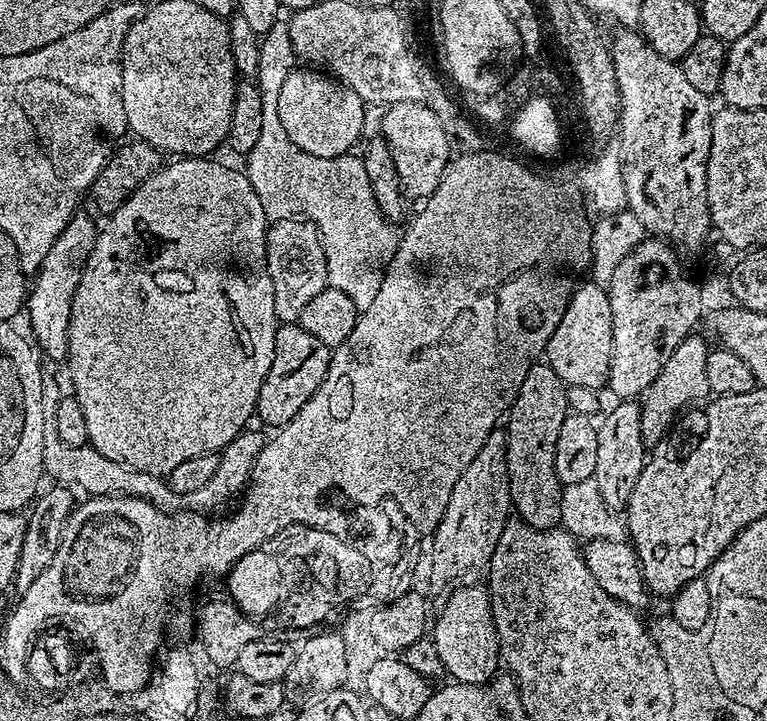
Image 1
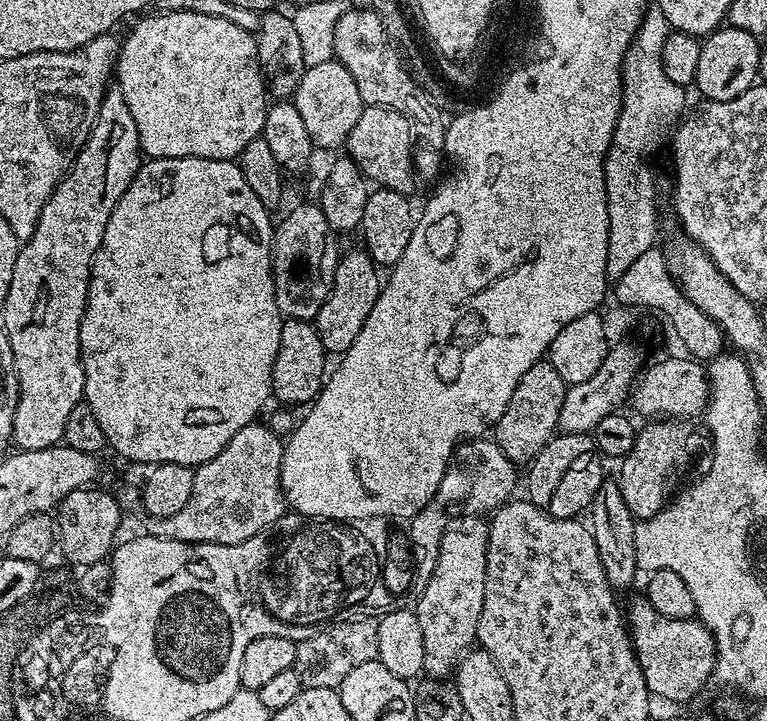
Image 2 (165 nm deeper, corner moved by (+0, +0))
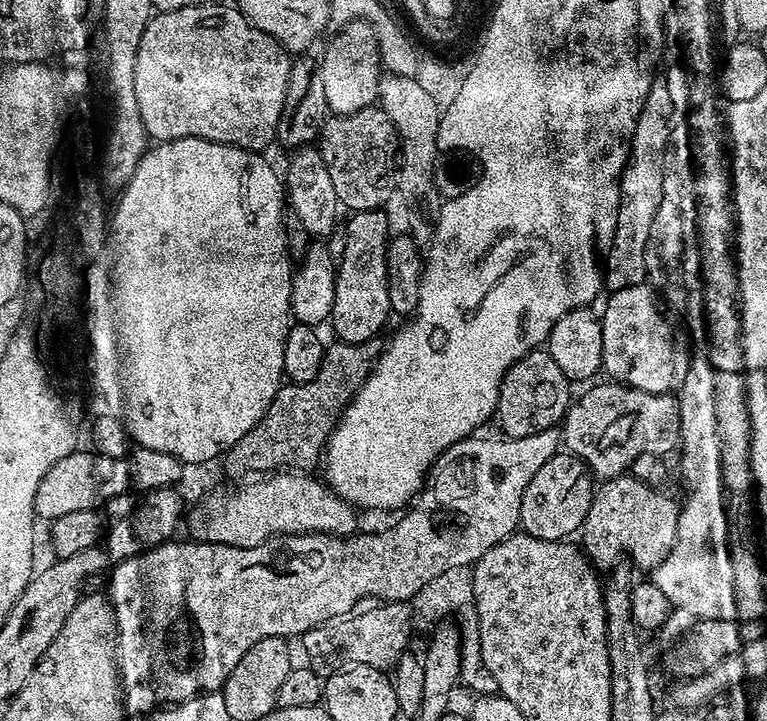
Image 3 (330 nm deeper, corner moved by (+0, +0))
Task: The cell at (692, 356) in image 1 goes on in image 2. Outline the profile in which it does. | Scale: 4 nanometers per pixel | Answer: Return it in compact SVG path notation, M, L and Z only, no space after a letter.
M664 418L659 422L648 422L636 433L634 446L627 456L619 461L620 476L618 483L622 502L637 521L657 516L673 499L672 479L688 464L688 428L687 423L676 418Z

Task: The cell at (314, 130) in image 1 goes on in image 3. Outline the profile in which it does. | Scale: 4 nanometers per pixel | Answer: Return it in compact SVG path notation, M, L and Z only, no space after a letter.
M355 20L351 24L341 27L336 34L337 36L329 42L328 49L324 52L324 57L319 57L318 83L321 90L326 94L329 113L345 116L346 114L354 114L363 108L371 108L377 103L382 65L377 29L367 20Z

